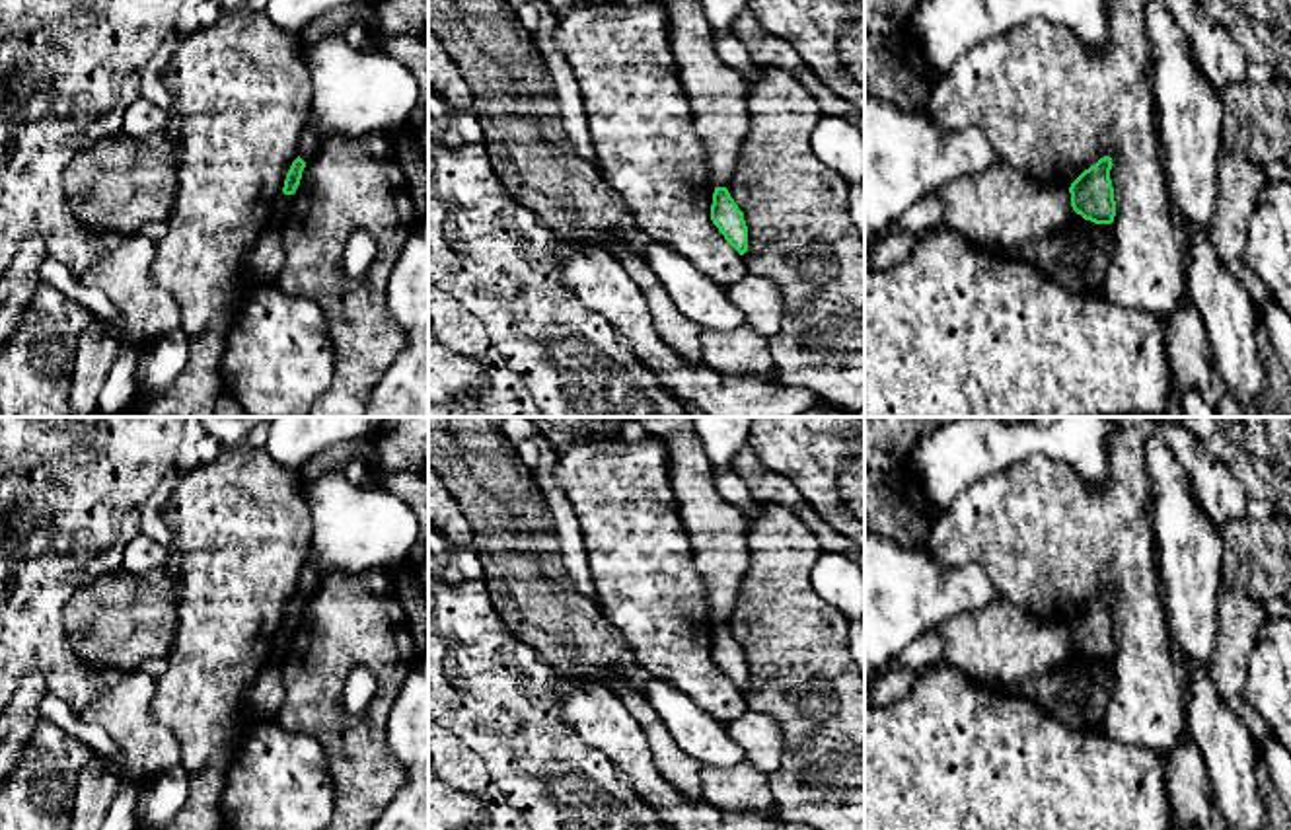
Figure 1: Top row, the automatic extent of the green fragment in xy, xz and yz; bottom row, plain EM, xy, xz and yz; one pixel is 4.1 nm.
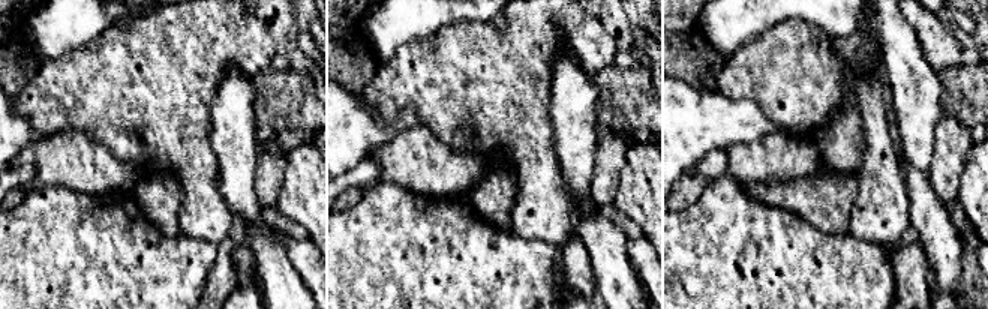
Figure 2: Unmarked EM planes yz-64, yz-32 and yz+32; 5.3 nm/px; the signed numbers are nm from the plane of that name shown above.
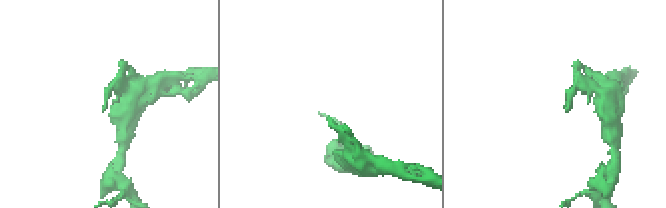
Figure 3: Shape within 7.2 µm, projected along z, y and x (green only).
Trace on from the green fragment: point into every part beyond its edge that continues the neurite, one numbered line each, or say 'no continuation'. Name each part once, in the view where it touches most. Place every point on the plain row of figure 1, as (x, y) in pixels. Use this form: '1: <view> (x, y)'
no continuation

